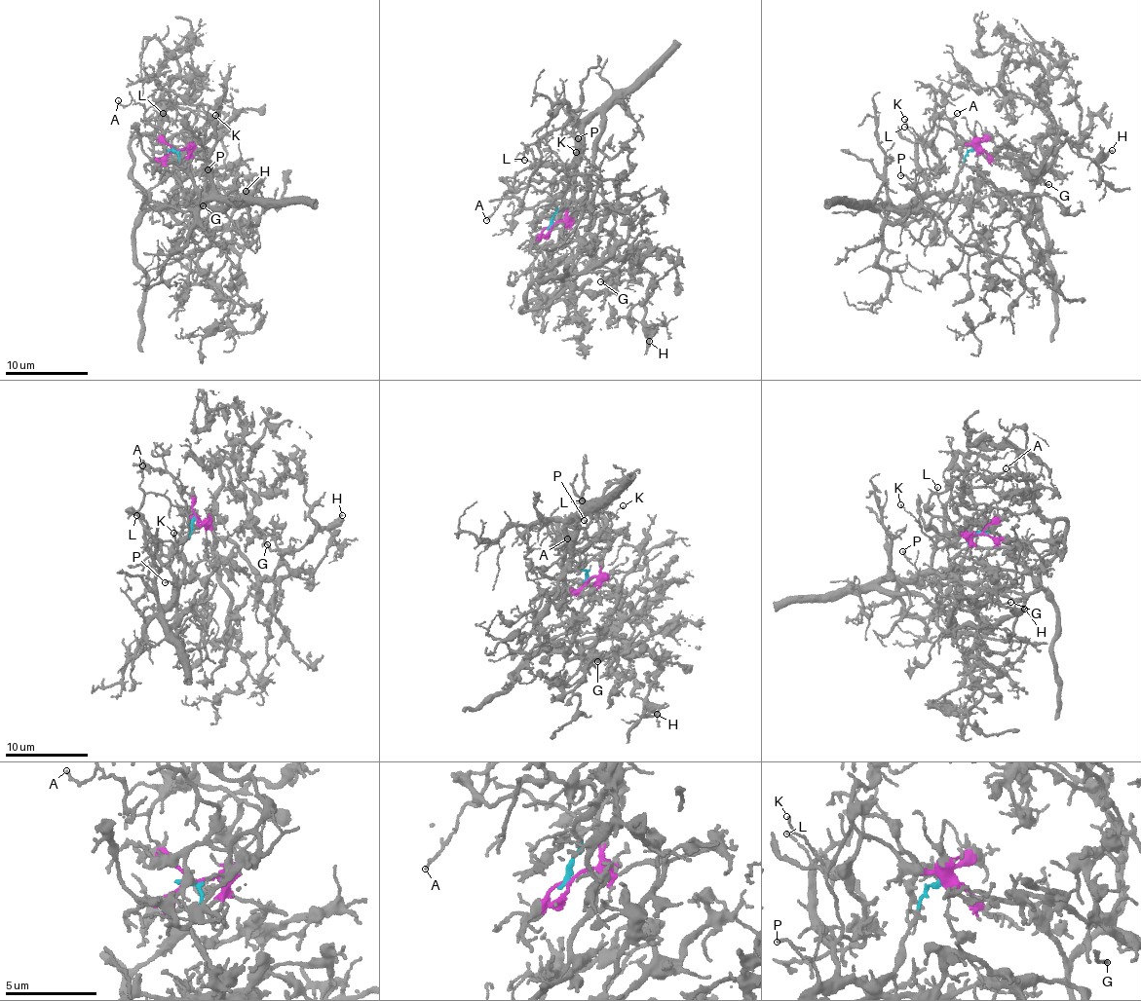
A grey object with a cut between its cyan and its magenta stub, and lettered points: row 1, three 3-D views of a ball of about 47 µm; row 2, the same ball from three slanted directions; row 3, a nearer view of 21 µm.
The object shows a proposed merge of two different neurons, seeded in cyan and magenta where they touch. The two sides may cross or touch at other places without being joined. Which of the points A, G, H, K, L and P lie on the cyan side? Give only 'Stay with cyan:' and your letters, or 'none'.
Stay with cyan: A, K, L, P

